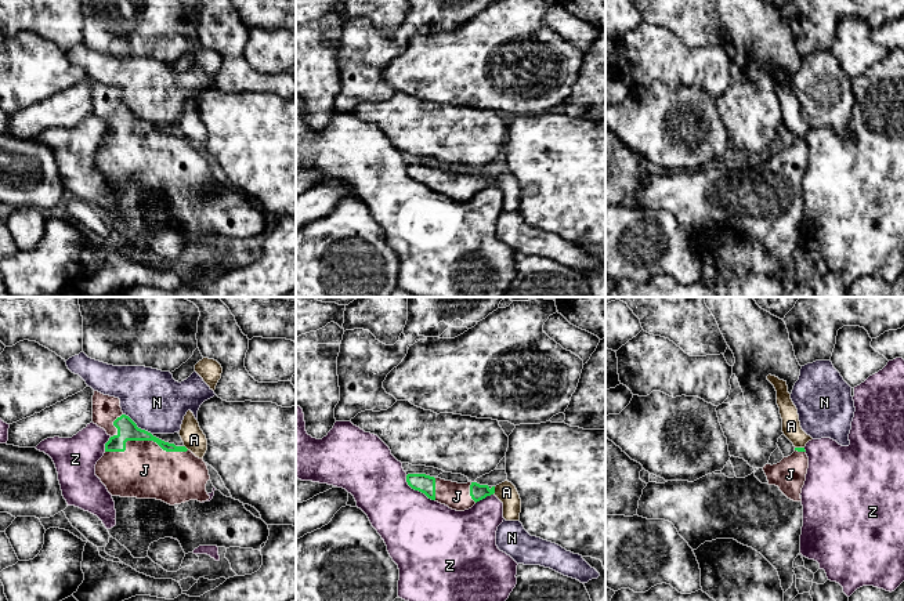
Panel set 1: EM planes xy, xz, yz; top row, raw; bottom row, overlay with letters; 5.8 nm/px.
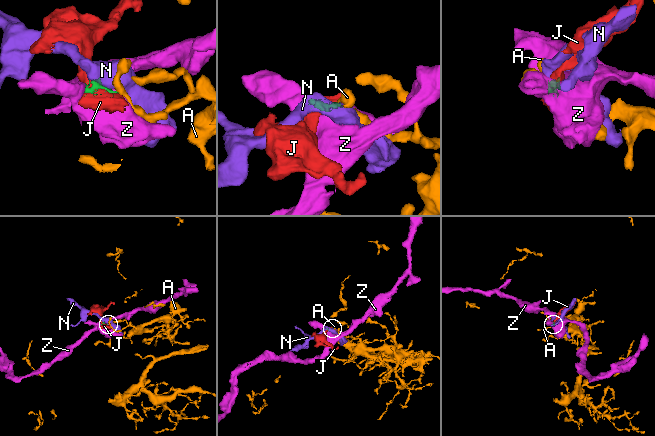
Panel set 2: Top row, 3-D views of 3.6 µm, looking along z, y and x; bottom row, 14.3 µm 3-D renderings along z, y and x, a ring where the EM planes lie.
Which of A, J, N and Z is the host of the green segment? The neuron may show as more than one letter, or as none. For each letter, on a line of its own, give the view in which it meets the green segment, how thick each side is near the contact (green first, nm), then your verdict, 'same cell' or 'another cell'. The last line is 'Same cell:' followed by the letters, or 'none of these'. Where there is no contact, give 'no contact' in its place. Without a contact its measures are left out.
A: xz | 90/120 nm | another cell
J: xy | 120/320 nm | same cell
N: xy | 120/340 nm | another cell
Z: xz | 110/420 nm | another cell
Same cell: J

